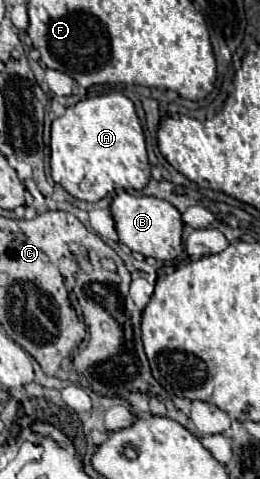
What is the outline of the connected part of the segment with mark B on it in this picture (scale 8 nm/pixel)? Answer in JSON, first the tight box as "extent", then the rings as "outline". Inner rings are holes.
{"extent":[111,193,183,261],"outline":[[[119,193],[113,197],[111,213],[115,219],[119,241],[131,251],[137,251],[145,257],[153,257],[157,261],[173,261],[183,253],[183,221],[181,213],[171,203],[149,195],[135,197],[129,193]]]}

